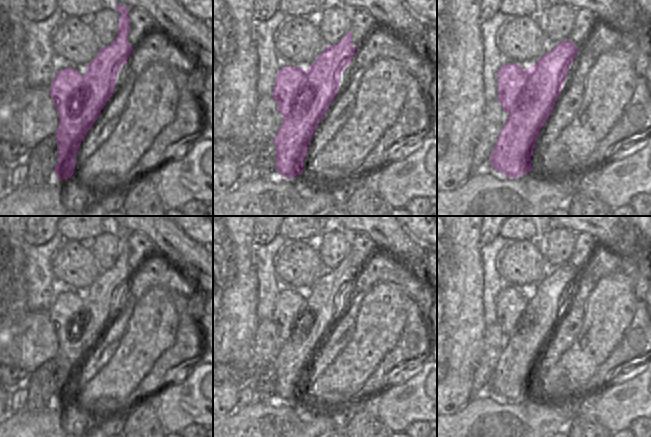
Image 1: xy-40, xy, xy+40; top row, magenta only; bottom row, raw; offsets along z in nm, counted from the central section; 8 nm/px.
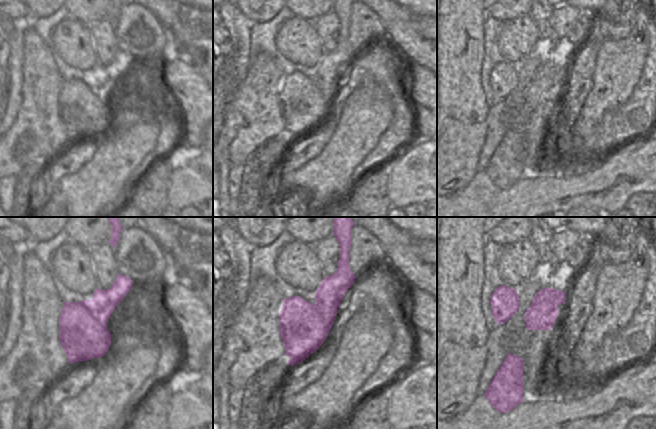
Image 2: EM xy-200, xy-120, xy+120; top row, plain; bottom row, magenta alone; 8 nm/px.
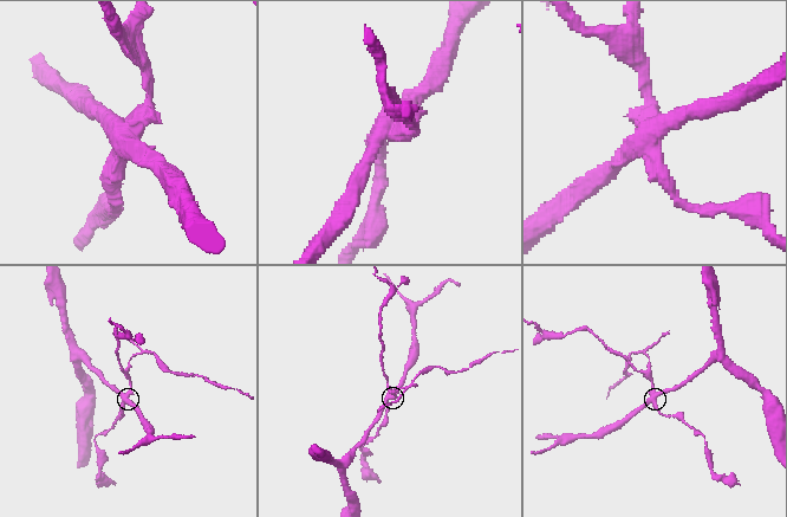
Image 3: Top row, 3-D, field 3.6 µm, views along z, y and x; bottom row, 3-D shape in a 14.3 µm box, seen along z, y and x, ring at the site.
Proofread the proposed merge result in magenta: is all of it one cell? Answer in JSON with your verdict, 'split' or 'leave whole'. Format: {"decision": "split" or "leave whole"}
{"decision": "split"}

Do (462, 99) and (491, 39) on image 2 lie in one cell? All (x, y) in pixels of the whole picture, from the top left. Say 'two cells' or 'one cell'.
two cells

